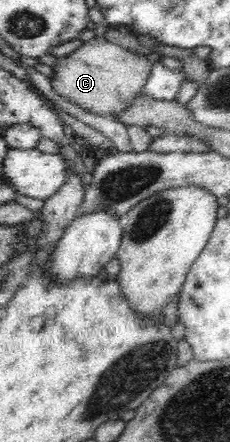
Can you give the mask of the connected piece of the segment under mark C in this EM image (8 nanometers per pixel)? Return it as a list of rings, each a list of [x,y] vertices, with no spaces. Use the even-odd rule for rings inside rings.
[[[94,37],[84,41],[70,54],[58,57],[58,62],[52,66],[50,84],[54,92],[58,92],[62,98],[76,104],[84,112],[110,116],[122,112],[136,96],[141,94],[153,68],[154,64],[148,60],[148,55],[128,52],[102,37]]]

